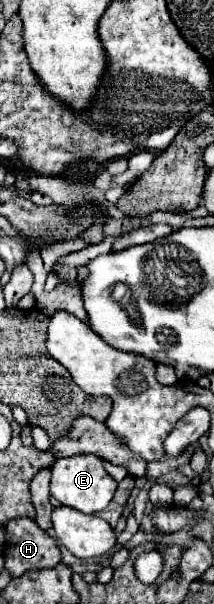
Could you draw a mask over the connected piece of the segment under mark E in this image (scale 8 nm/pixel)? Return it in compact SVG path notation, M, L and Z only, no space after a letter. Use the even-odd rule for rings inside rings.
M84 454L76 458L56 458L52 464L52 482L50 482L50 494L66 506L72 506L84 514L94 514L98 510L104 510L106 504L112 500L116 492L116 480L104 470L102 460Z

